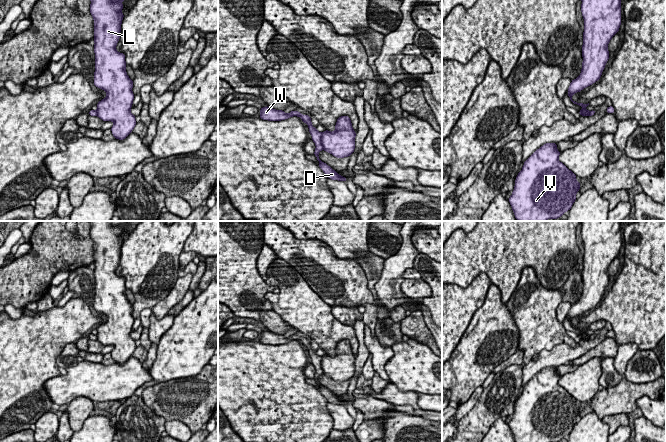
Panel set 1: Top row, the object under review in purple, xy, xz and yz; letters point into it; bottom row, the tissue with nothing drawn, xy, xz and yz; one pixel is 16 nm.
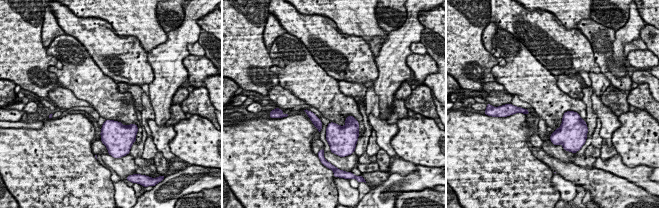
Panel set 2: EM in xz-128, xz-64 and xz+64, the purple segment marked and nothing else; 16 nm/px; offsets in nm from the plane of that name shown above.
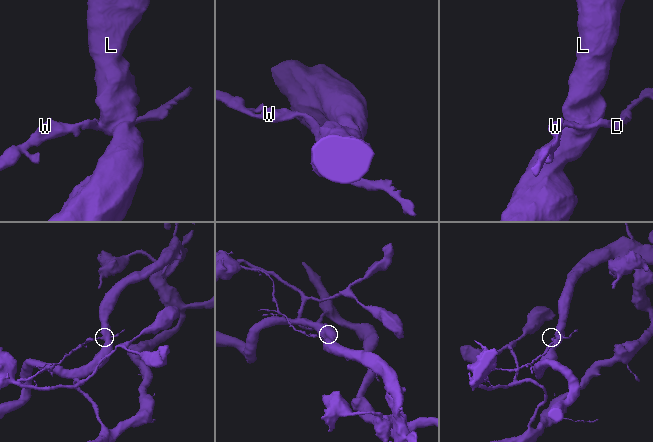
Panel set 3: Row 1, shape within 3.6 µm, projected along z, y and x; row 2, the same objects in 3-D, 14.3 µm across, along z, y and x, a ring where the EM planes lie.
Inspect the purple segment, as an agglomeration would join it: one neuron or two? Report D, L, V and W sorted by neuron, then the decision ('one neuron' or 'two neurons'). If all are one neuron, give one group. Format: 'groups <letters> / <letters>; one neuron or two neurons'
groups D W / L V; two neurons

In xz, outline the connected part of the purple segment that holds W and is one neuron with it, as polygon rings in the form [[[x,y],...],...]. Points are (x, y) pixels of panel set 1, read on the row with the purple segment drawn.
[[[268,106],[262,107],[260,109],[260,119],[269,120],[269,121],[280,121],[284,119],[288,119],[292,116],[298,116],[302,119],[304,123],[308,124],[309,132],[312,135],[312,140],[316,145],[316,149],[314,155],[316,156],[317,160],[319,161],[319,167],[324,171],[324,173],[328,176],[329,179],[339,180],[339,181],[347,181],[347,178],[340,176],[336,171],[334,171],[330,166],[325,164],[319,159],[318,153],[323,150],[323,146],[321,144],[321,136],[322,134],[317,131],[316,128],[312,126],[311,118],[308,115],[302,115],[298,111],[291,111],[289,114],[285,114],[283,110],[275,110]]]

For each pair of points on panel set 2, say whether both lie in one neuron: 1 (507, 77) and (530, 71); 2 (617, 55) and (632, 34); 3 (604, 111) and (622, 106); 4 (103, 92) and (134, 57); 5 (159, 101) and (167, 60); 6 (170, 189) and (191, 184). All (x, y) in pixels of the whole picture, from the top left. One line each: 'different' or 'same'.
1: same
2: same
3: different
4: different
5: same
6: same

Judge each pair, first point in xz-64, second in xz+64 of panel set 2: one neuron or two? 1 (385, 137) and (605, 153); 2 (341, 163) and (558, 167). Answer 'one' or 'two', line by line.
1: two
2: two

